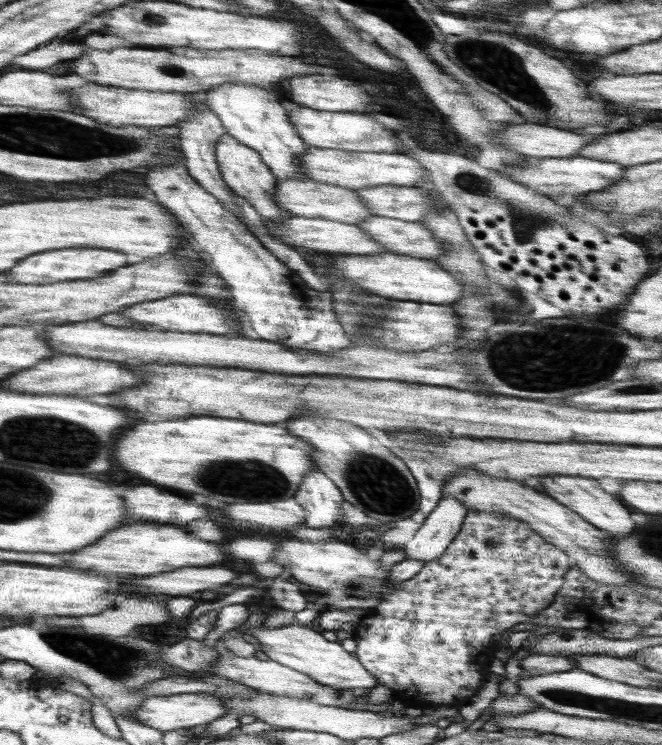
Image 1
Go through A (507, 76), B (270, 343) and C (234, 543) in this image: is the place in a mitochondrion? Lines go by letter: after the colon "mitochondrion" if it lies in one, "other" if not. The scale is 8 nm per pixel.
A: mitochondrion
B: other
C: other

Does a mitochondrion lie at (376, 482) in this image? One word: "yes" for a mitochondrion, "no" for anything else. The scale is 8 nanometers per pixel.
yes

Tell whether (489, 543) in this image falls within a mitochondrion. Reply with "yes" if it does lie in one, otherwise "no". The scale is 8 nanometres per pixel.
yes

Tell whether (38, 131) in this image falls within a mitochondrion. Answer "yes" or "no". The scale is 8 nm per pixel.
yes

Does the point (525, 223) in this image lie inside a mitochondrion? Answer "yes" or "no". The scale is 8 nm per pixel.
yes

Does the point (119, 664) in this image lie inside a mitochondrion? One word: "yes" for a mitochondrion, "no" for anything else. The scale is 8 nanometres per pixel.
yes

